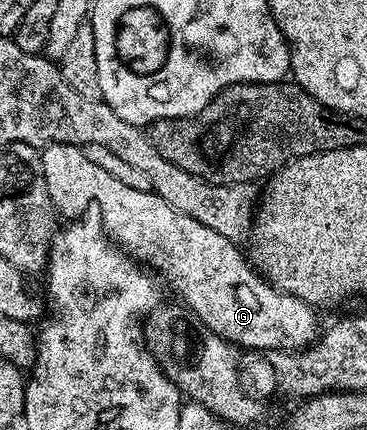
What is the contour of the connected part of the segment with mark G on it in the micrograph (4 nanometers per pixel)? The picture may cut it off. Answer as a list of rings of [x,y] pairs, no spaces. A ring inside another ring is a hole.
[[[52,144],[41,151],[41,156],[44,184],[50,201],[54,203],[55,211],[61,217],[63,214],[66,220],[78,220],[85,215],[82,213],[95,202],[99,212],[102,213],[100,225],[110,235],[111,242],[121,246],[139,263],[153,268],[163,279],[166,277],[174,285],[175,292],[183,298],[179,299],[186,309],[193,312],[208,328],[212,328],[216,336],[220,336],[226,342],[234,343],[235,347],[247,346],[250,350],[261,350],[261,352],[299,351],[310,346],[319,337],[320,327],[318,328],[318,318],[314,315],[317,314],[315,307],[270,285],[254,269],[247,255],[243,251],[242,254],[238,251],[241,249],[236,243],[220,236],[220,232],[212,232],[208,224],[200,224],[200,220],[192,220],[192,216],[172,208],[168,200],[164,200],[151,189],[128,188],[128,184],[116,180],[116,176],[104,172],[100,164],[92,164],[83,147]]]

